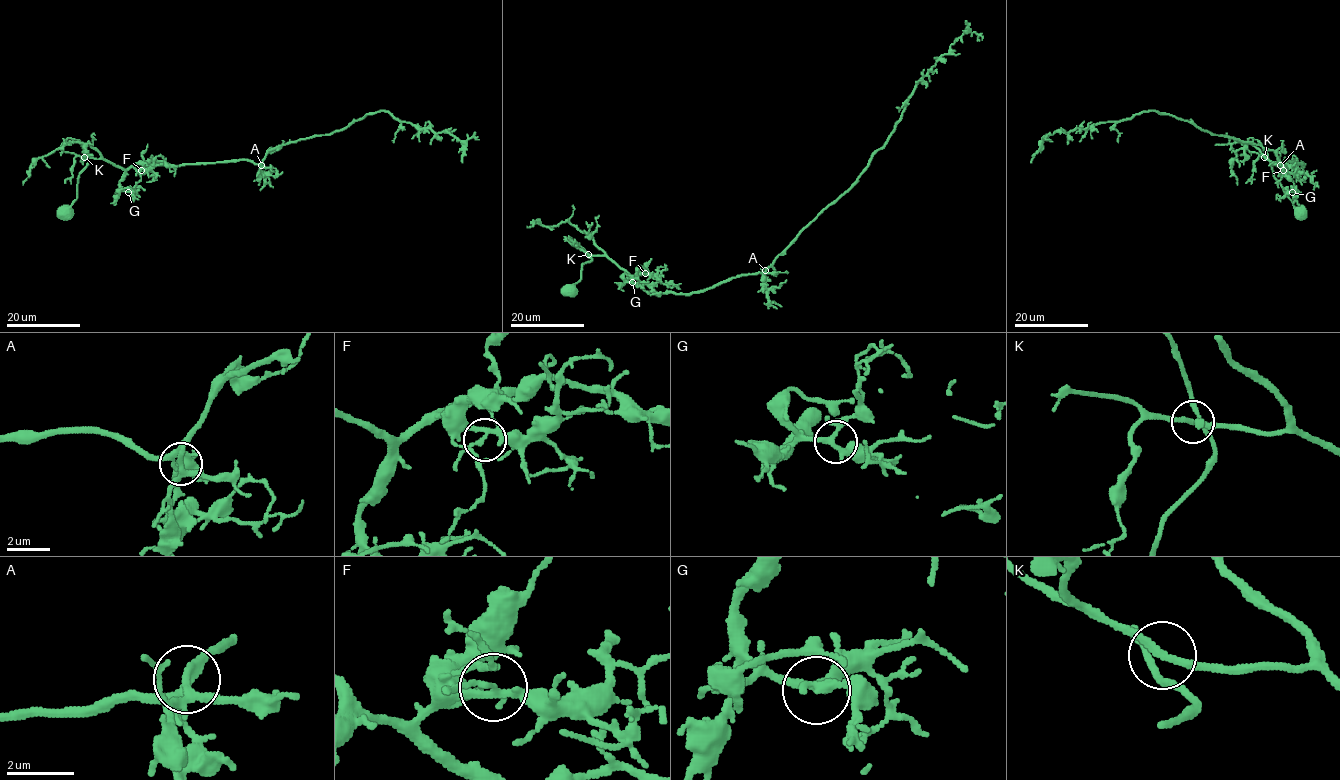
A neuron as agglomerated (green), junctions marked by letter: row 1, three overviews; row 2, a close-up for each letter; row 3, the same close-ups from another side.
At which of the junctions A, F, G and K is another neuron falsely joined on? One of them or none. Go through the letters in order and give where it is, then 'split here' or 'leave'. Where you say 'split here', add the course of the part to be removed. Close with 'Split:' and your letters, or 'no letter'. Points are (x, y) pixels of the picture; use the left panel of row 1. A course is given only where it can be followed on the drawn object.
A: place (261, 165); leave
F: place (141, 170); leave
G: place (128, 192); leave
K: place (84, 157); leave
Split: no letter

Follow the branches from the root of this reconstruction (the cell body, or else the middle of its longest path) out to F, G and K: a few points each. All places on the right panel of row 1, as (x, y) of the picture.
F: (1282, 163), (1286, 160), (1304, 164), (1292, 162), (1283, 170)
G: (1282, 163), (1286, 160), (1304, 164), (1293, 162), (1287, 168), (1288, 176), (1293, 182), (1292, 192)
K: (1282, 163), (1286, 160), (1304, 166), (1293, 162), (1283, 170), (1264, 157)

